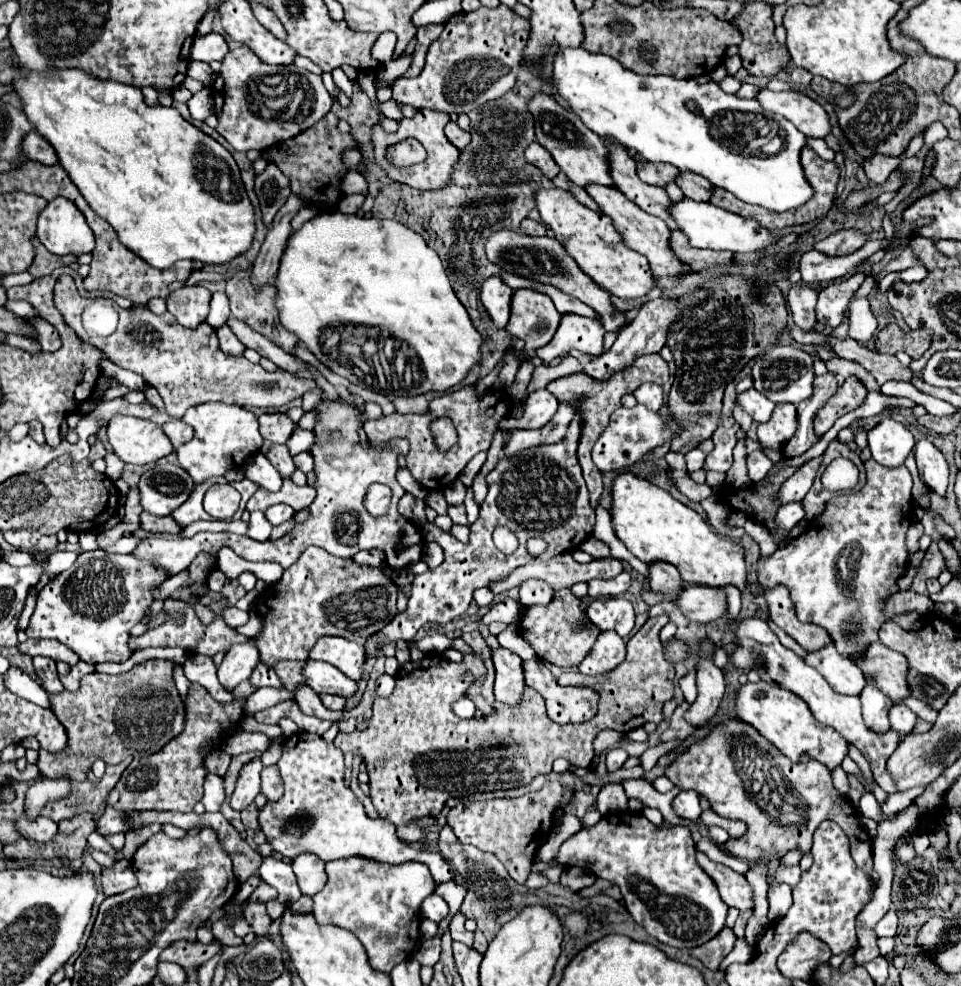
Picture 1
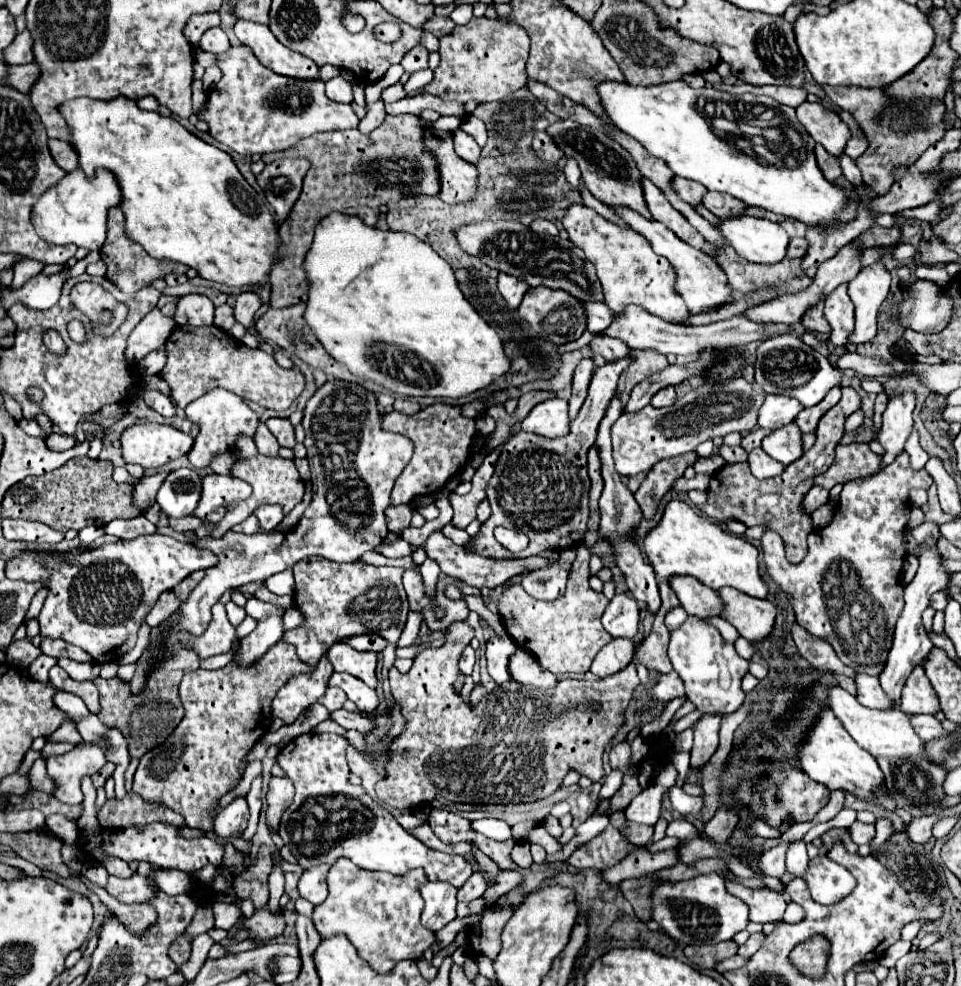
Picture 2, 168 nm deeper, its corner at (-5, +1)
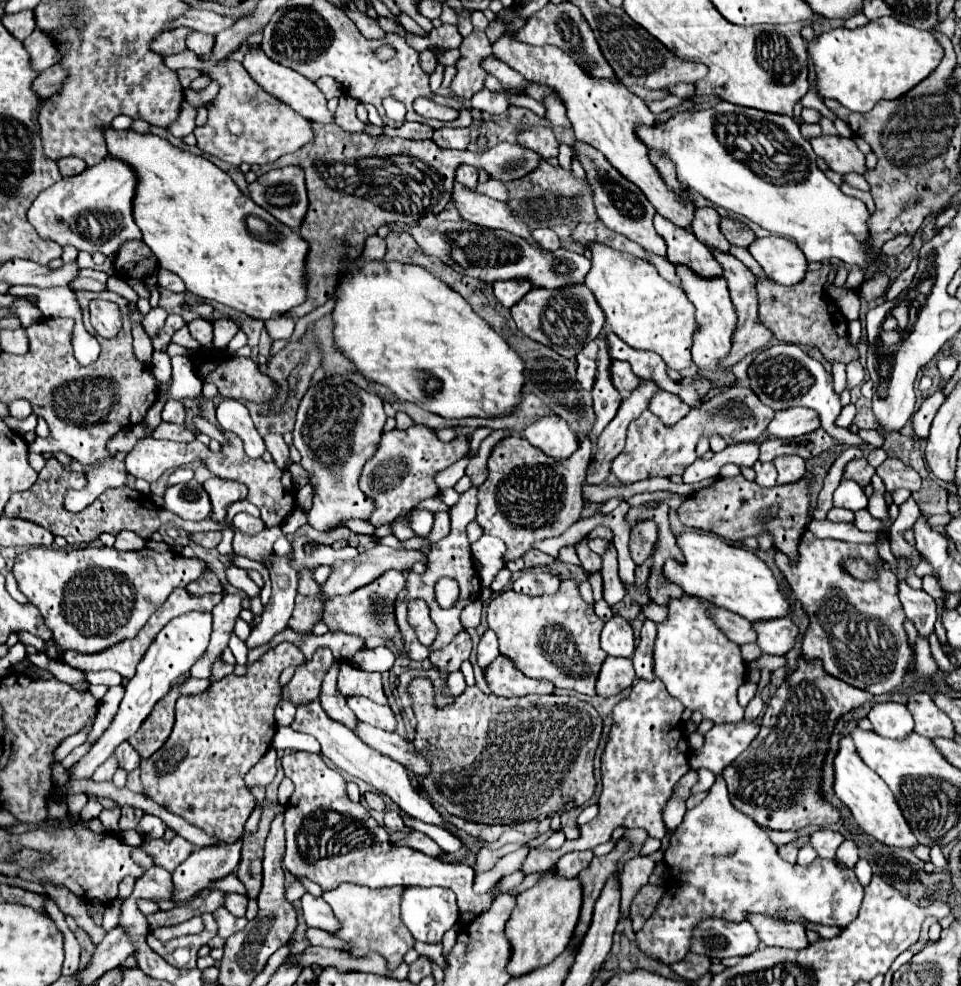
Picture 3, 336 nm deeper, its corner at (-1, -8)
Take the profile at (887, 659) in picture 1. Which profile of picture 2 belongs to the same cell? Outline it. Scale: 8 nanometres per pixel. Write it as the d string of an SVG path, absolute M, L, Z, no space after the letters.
M917 665L911 671L911 675L907 677L907 681L903 685L903 699L901 699L899 707L907 715L939 711L937 695L933 693L933 687L931 687L921 665Z

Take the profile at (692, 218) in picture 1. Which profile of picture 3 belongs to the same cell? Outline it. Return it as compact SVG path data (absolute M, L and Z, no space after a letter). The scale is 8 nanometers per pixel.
M757 238L749 246L749 252L761 264L765 274L777 284L795 286L805 278L807 258L801 248L787 238Z

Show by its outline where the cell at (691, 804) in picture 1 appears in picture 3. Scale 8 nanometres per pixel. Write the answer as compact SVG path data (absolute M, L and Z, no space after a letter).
M753 722L717 724L705 734L703 748L691 754L691 758L701 758L701 766L717 774L717 782L699 806L687 810L681 826L673 834L685 844L713 842L713 846L677 846L677 854L669 854L671 848L665 850L663 860L665 864L669 862L671 872L665 882L665 894L645 926L635 934L635 942L647 958L663 964L681 962L691 948L693 928L705 918L743 922L747 914L765 914L783 922L813 922L845 928L859 914L863 886L857 882L853 870L841 870L833 860L823 858L815 858L809 866L785 862L777 854L777 844L771 842L769 834L729 802L721 770L757 734L759 726Z

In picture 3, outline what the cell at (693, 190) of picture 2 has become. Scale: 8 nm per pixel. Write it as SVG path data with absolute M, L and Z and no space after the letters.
M697 208L691 232L705 246L709 246L713 250L719 250L719 252L729 252L729 242L721 234L719 222L721 222L721 216L717 214L717 210L713 210L713 208Z

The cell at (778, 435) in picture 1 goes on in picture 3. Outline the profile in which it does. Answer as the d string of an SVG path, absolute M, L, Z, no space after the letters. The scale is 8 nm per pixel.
M781 456L781 458L775 458L773 464L779 472L779 478L777 478L779 484L793 484L807 474L805 460L799 456Z

